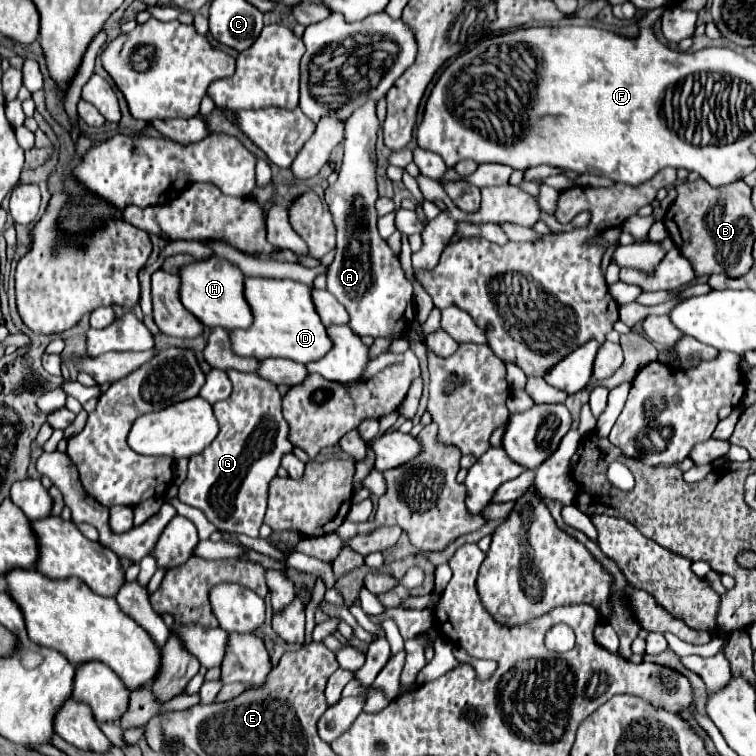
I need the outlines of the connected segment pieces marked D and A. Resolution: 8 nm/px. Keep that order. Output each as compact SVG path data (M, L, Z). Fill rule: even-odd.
M245 278L245 298L255 322L247 330L231 330L231 344L237 354L265 358L289 358L301 364L321 360L331 350L331 338L313 304L311 288L295 280Z
M367 102L365 106L357 108L345 122L345 158L339 170L339 178L335 184L331 184L325 190L325 200L329 206L329 212L333 216L335 228L337 228L337 248L335 258L329 266L327 274L327 290L347 308L351 320L349 326L359 336L391 336L401 334L405 328L411 326L415 318L415 306L413 306L413 286L405 276L405 270L399 264L399 258L391 252L387 242L379 236L377 230L377 210L375 202L379 198L377 194L377 154L376 141L379 120L375 116L375 102Z

